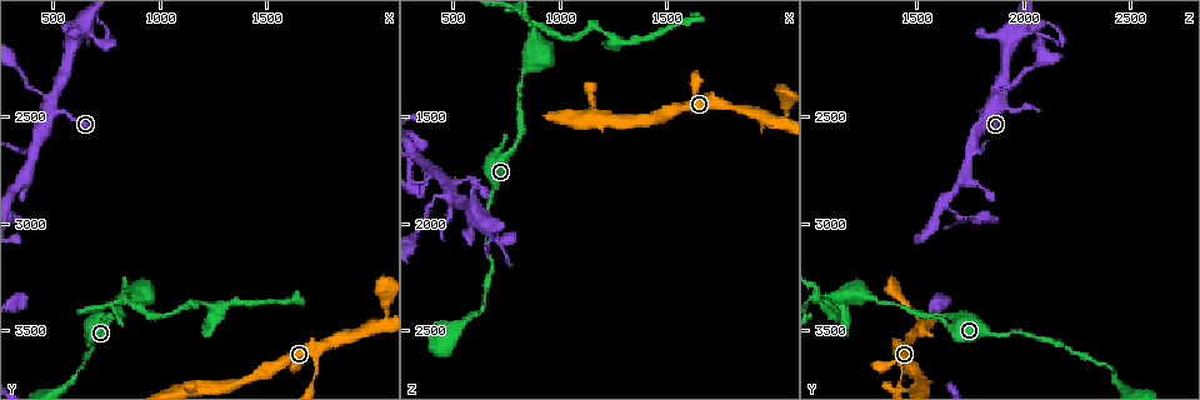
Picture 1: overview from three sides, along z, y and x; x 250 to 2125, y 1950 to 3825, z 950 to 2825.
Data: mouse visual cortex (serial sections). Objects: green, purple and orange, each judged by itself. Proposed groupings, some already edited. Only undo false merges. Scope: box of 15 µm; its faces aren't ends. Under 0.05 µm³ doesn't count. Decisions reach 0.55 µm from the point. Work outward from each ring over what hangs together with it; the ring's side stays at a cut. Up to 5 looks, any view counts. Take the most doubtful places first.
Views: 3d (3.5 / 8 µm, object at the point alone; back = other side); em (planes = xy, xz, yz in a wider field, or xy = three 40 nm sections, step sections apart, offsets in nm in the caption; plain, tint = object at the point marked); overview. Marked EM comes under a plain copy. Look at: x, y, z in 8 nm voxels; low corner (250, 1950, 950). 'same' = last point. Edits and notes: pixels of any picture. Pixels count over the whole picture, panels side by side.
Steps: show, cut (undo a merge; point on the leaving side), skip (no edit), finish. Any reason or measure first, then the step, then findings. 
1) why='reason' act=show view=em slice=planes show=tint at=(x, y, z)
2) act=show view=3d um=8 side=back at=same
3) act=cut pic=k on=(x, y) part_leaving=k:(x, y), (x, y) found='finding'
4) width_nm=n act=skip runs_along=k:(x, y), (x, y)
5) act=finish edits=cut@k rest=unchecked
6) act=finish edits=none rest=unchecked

why='sharp bend' act=show view=3d um=3.5 at=(1150, 3370, 1080)

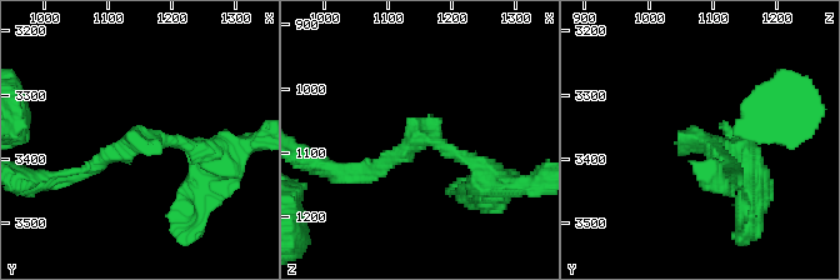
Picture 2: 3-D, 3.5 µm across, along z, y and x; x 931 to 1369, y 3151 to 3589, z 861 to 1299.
arm_widths_nm=200,200 why='now the EM' act=show view=em slice=xy step=5 show=tint at=(1145, 3375, 1075)

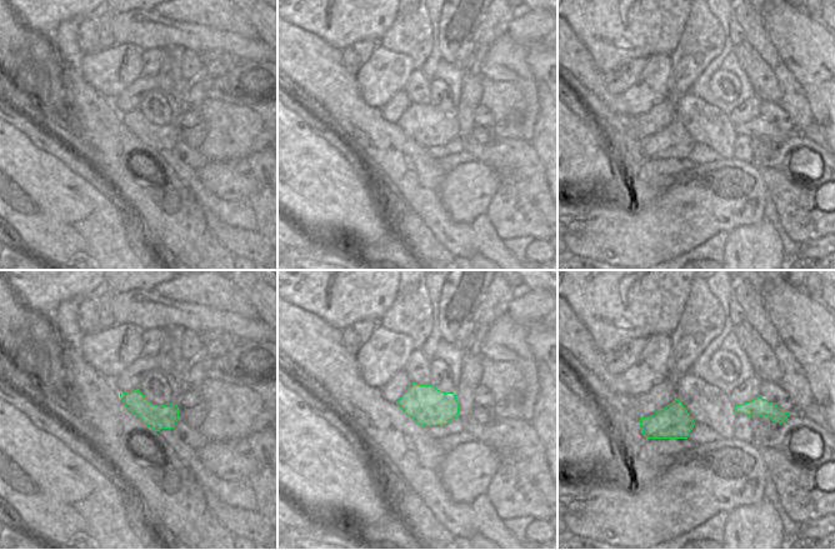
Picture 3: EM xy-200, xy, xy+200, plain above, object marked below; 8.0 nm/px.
width_nm=320 act=skip runs_along=2:(353, 176), (418, 138), (486, 176) found='one cell here'

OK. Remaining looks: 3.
why='abrupt turn' act=show view=3d um=8 side=back at=(710, 2150, 2090)

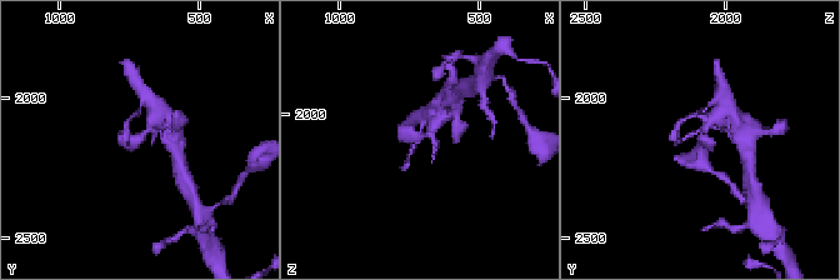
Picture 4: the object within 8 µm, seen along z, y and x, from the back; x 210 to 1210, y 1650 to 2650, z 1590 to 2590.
why='closer look' act=show view=3d um=3.5 at=(720, 2150, 2080)

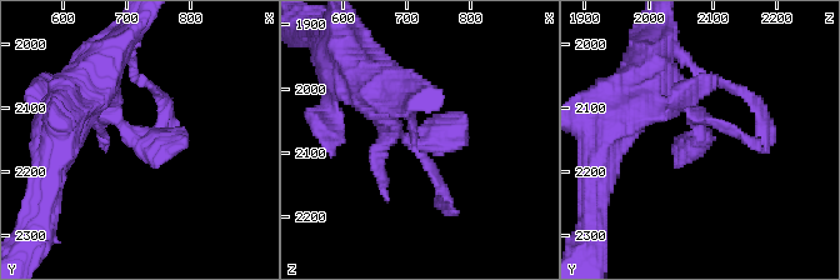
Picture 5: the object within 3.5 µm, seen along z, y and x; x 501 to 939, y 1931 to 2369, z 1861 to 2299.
act=show view=em slice=xy step=3 show=tint at=(715, 2155, 2085)

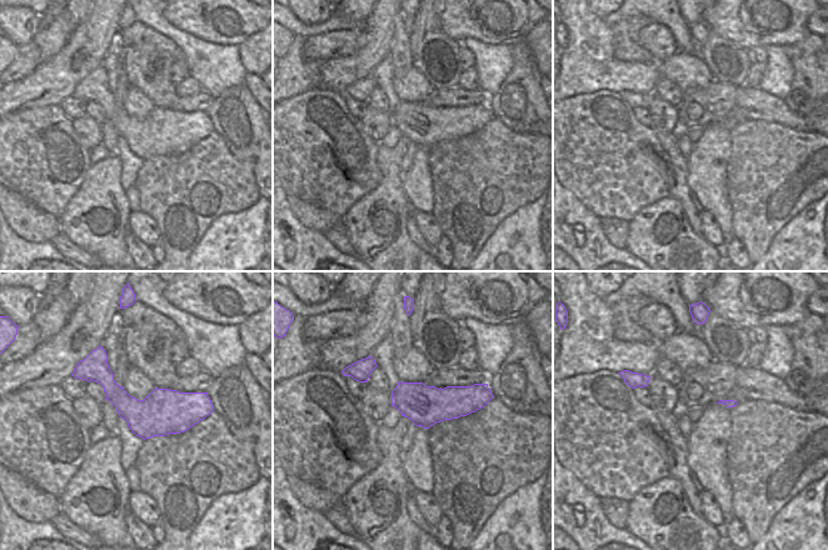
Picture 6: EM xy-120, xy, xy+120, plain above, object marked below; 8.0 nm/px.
width_nm=320 act=skip runs_along=6:(81, 374), (131, 408), (196, 404) found='continuous, no second cell'

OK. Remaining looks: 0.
act=finish edits=none rest=unchecked

